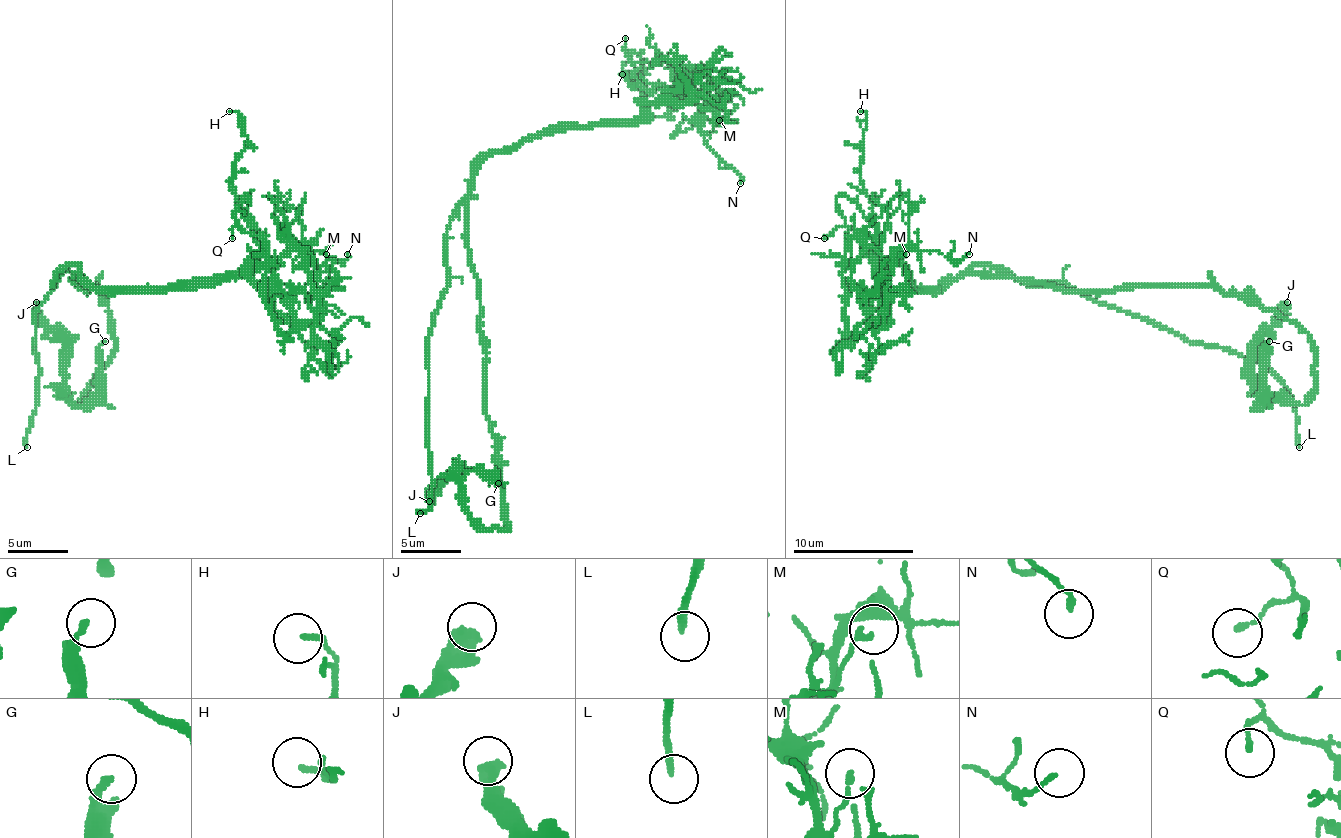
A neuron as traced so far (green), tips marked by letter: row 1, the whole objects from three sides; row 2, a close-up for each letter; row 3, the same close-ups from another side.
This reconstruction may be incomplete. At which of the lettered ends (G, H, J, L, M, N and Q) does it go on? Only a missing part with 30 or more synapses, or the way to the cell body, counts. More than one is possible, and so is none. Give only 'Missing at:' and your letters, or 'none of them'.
Missing at: L

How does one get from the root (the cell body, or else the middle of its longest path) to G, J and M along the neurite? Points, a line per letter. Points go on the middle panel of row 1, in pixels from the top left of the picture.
G: (468, 244), (507, 522), (483, 528), (462, 480), (480, 471), (498, 483)
J: (468, 244), (486, 356), (486, 419), (498, 443), (507, 525), (483, 528), (471, 516), (459, 468), (429, 501)
M: (468, 244), (471, 171), (492, 153), (516, 150), (553, 129), (631, 123), (643, 101), (710, 95), (719, 120)

